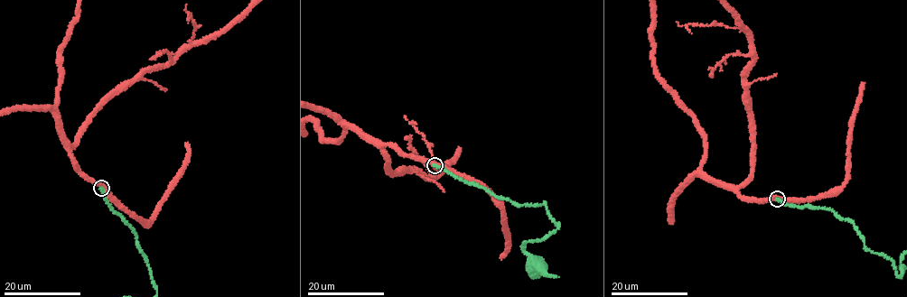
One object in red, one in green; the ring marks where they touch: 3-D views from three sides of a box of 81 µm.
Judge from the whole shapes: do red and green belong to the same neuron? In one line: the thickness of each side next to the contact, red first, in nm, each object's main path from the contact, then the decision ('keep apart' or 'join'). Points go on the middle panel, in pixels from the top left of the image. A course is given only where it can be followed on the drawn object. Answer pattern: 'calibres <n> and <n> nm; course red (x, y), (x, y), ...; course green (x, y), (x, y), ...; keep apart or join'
calibres 700 and 420 nm; course green (434, 165), (518, 206), (545, 203), (558, 227), (545, 238), (526, 242), (522, 245), (538, 267); keep apart

